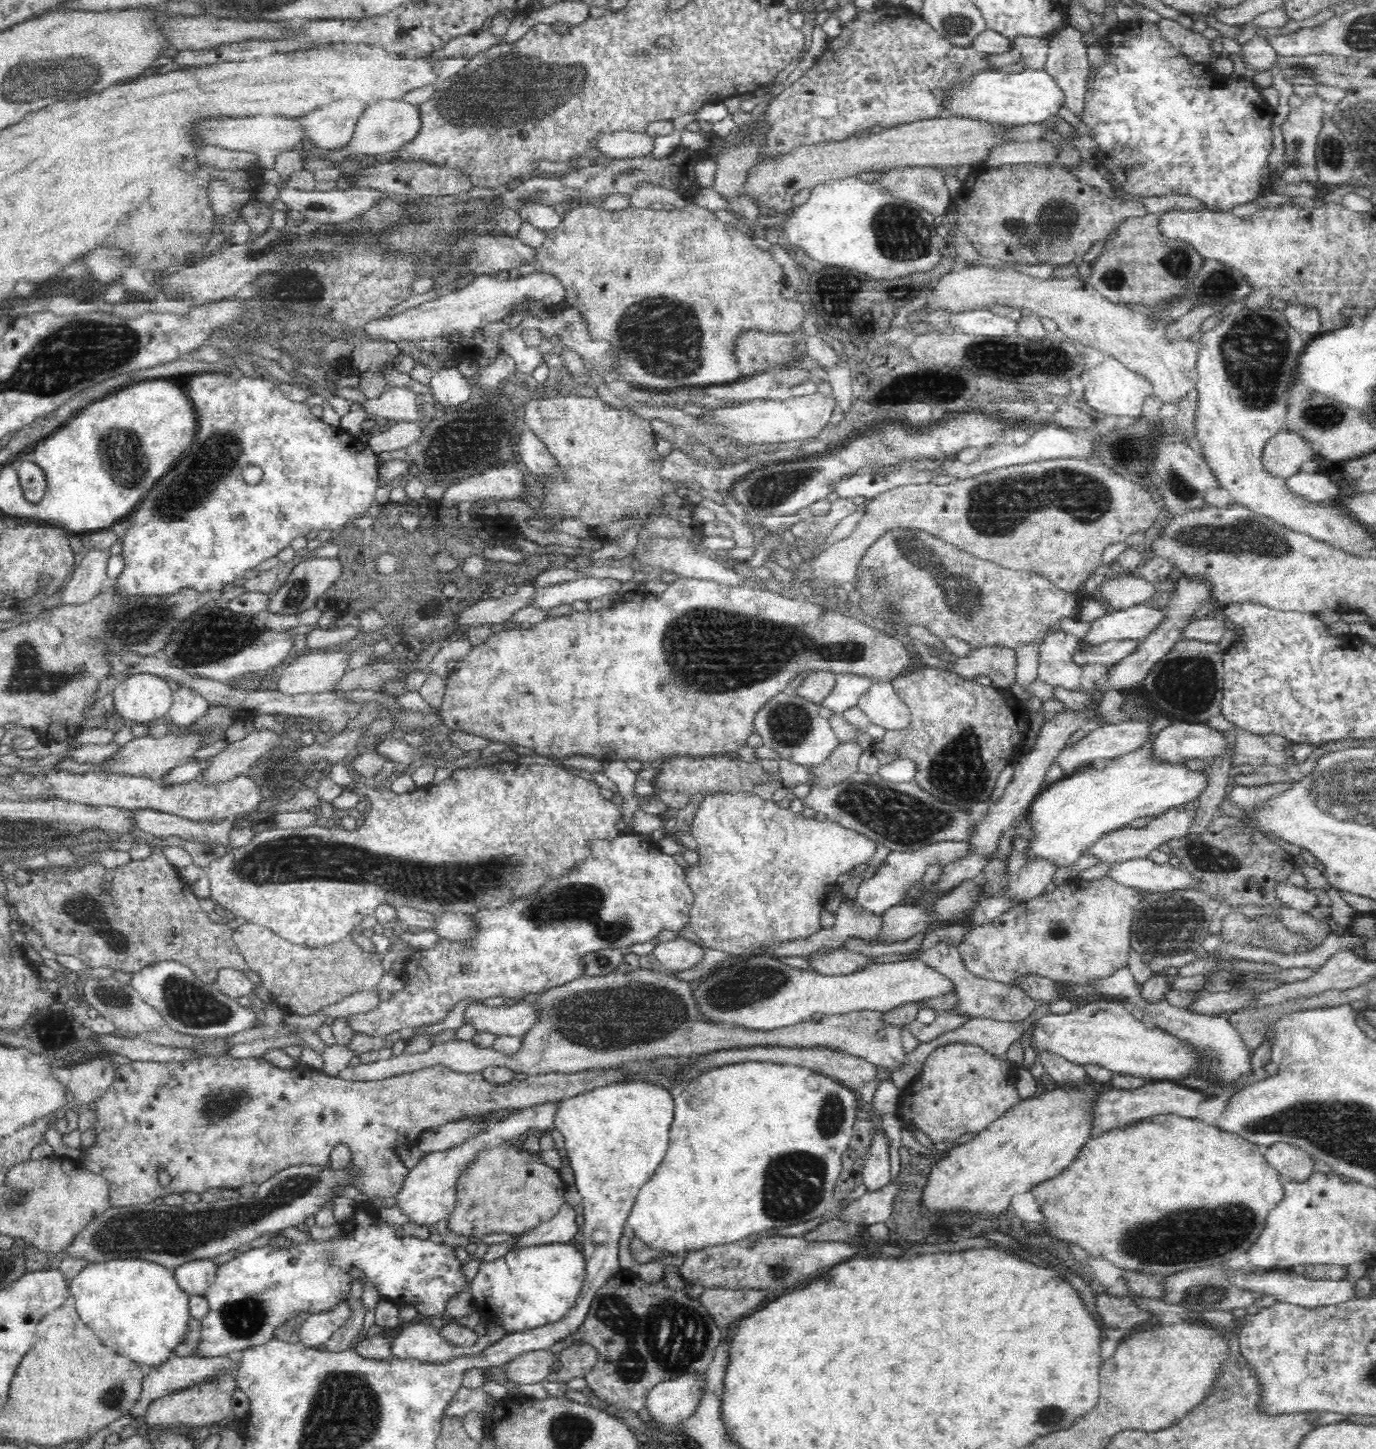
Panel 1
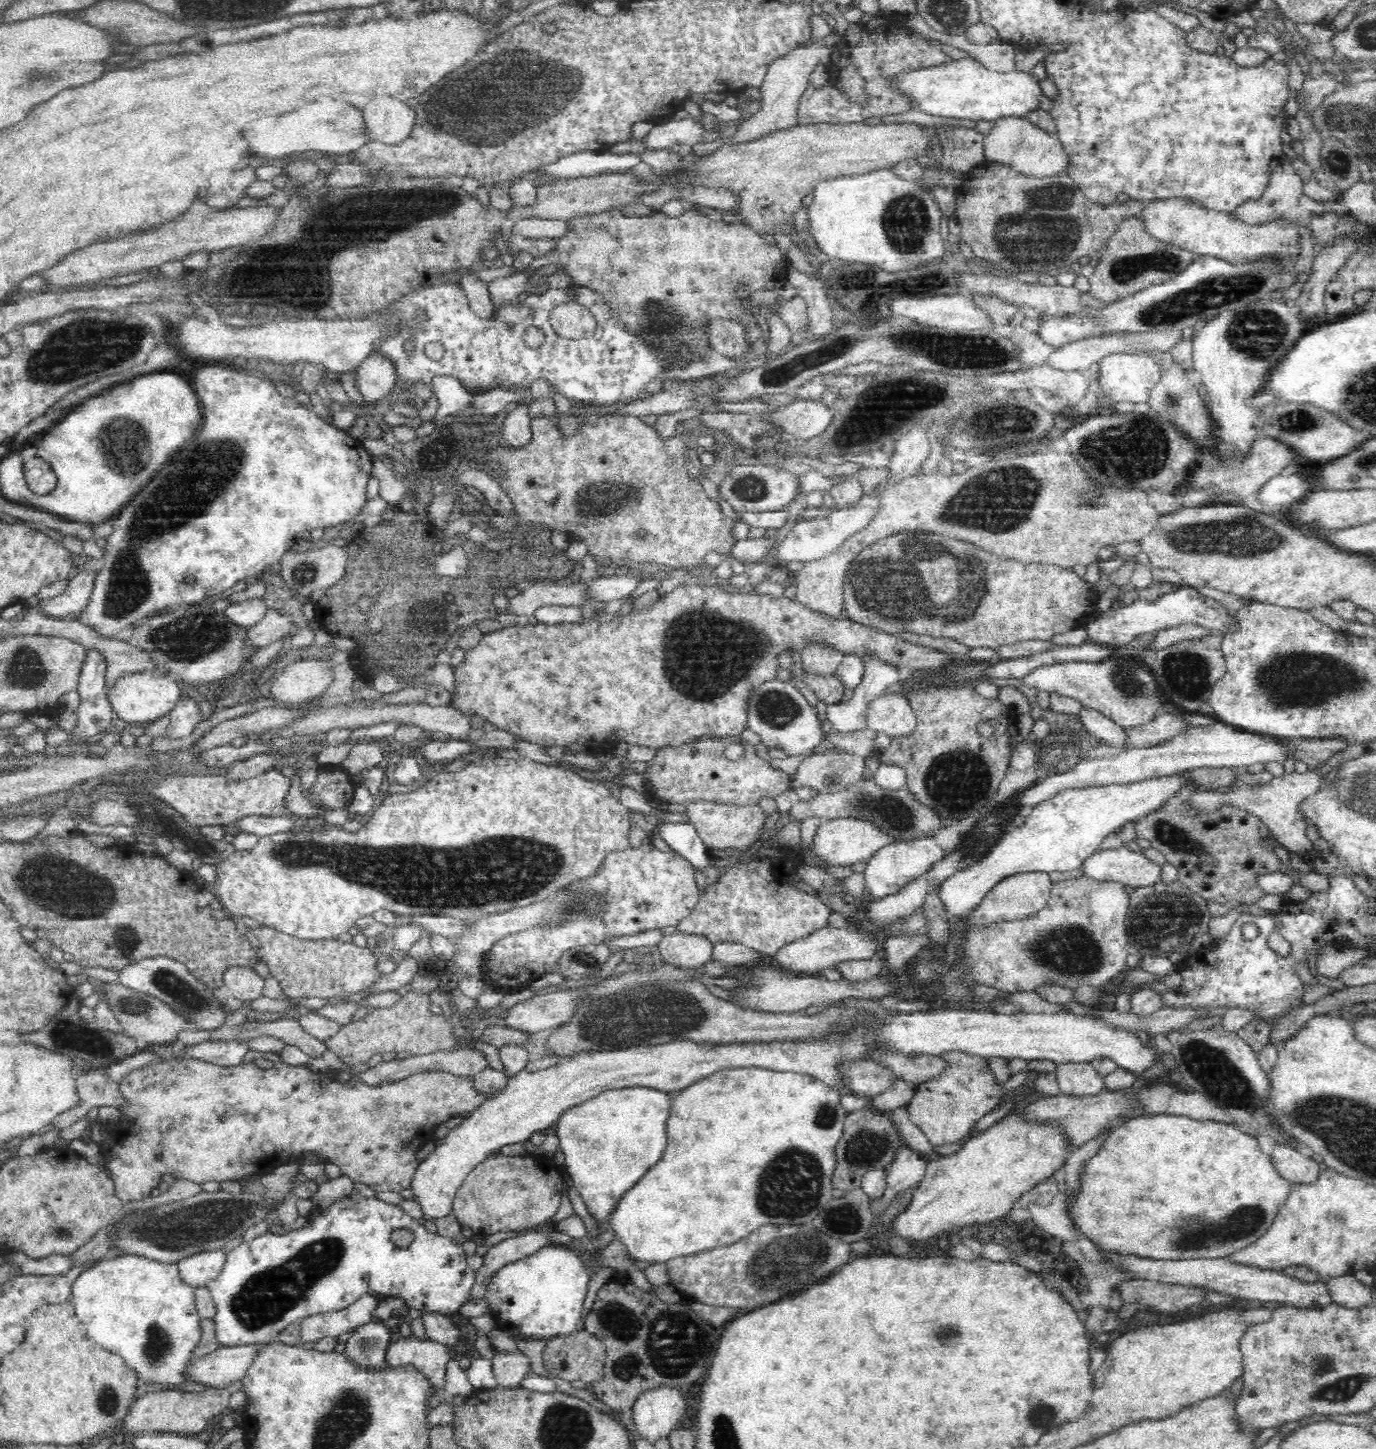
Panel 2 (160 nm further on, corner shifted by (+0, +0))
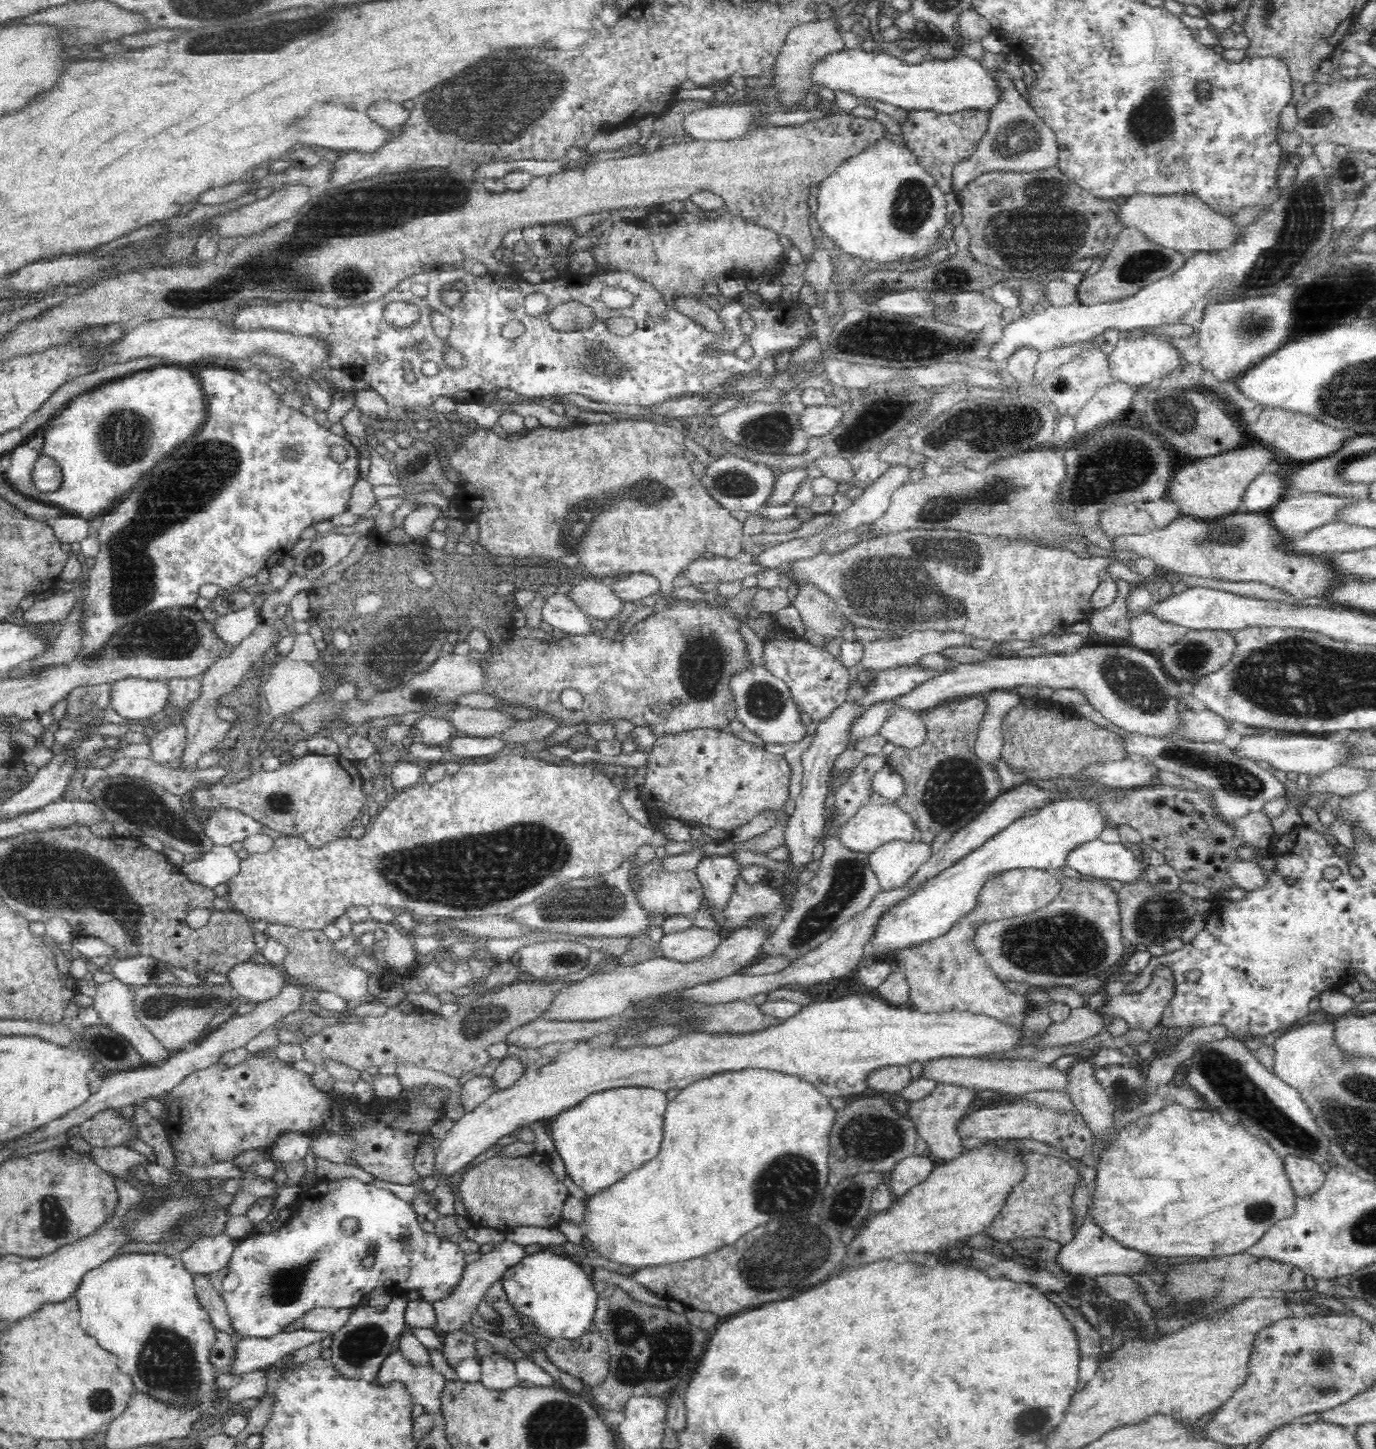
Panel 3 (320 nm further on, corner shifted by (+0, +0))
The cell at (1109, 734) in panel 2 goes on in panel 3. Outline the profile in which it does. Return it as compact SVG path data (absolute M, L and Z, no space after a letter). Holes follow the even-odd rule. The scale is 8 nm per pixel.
M1136 732L1117 734L1124 744L1128 755L1150 757L1154 765L1167 772L1184 775L1188 779L1210 788L1214 796L1209 799L1214 802L1222 817L1228 820L1253 811L1263 811L1263 805L1270 803L1285 792L1284 785L1276 776L1264 770L1256 762L1241 760L1231 754L1225 746L1218 742L1171 742L1162 737L1145 736Z

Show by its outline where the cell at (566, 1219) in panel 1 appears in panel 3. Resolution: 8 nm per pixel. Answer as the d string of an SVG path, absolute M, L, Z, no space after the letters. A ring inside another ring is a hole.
M504 1241L496 1245L491 1252L488 1252L488 1254L482 1255L480 1260L470 1263L466 1267L466 1272L464 1272L464 1282L460 1284L458 1292L434 1305L437 1314L436 1331L440 1330L449 1333L463 1329L464 1326L472 1320L472 1314L476 1312L478 1304L480 1304L482 1299L488 1294L488 1290L505 1276L505 1273L509 1268L518 1264L526 1255L526 1246L520 1246L520 1244L514 1244L514 1242Z

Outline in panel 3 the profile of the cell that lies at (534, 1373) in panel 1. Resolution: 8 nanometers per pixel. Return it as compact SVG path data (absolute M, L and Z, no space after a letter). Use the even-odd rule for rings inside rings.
M494 1353L481 1360L481 1383L488 1388L504 1390L518 1385L515 1362Z

